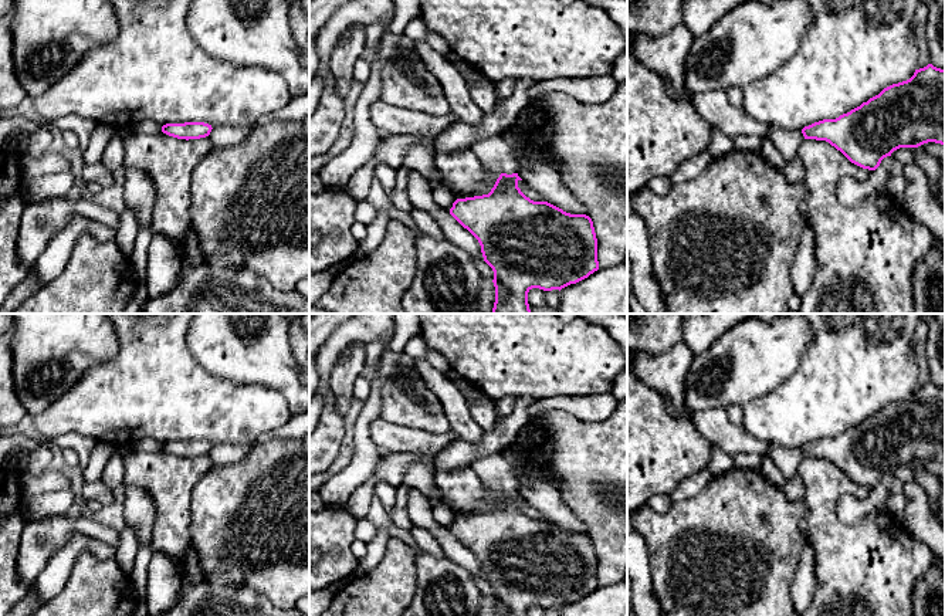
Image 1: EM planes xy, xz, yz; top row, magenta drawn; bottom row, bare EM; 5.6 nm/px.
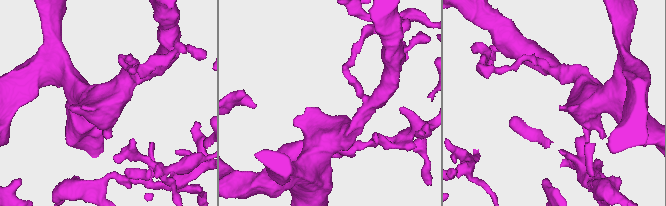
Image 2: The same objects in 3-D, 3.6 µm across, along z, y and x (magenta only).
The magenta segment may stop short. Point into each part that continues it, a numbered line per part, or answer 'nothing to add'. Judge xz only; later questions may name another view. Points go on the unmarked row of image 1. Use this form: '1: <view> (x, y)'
nothing to add

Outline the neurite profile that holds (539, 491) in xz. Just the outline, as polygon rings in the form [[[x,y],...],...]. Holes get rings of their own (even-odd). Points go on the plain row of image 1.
[[[541,467],[524,473],[526,484],[518,484],[518,494],[539,511],[548,521],[570,532],[586,532],[587,528],[560,498],[559,490]]]

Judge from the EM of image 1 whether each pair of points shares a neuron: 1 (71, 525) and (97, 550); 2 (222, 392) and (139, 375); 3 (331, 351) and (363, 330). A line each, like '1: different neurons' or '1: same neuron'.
1: different neurons
2: same neuron
3: same neuron

